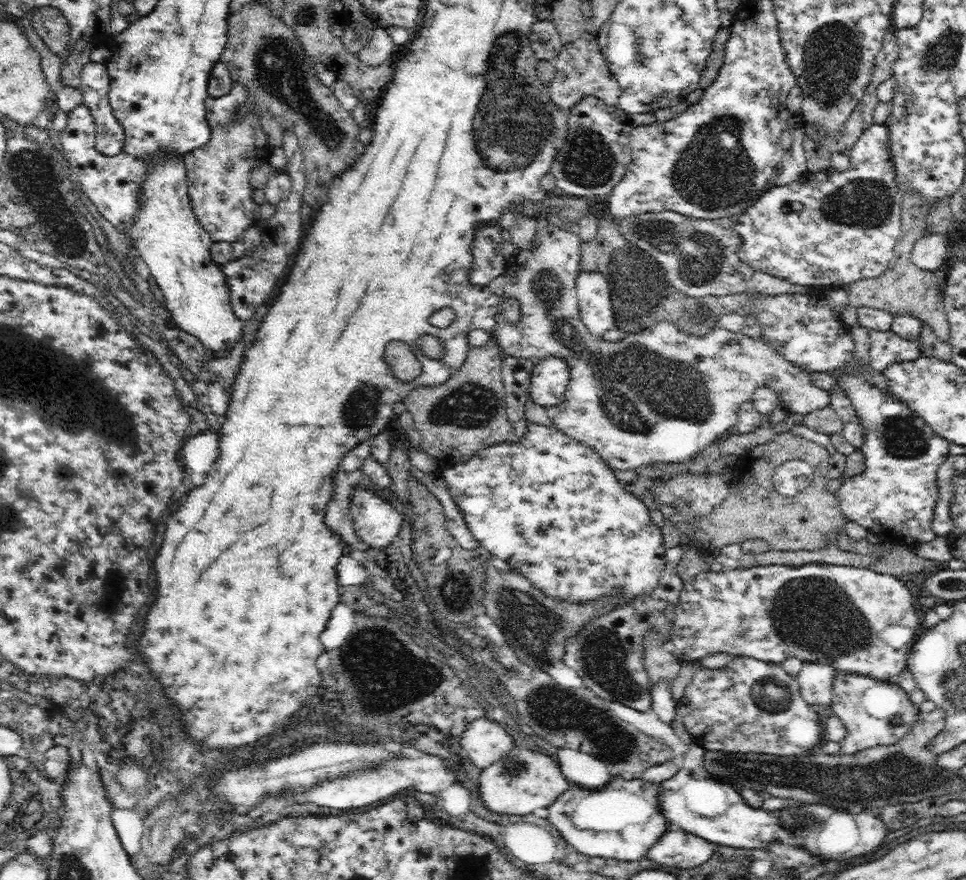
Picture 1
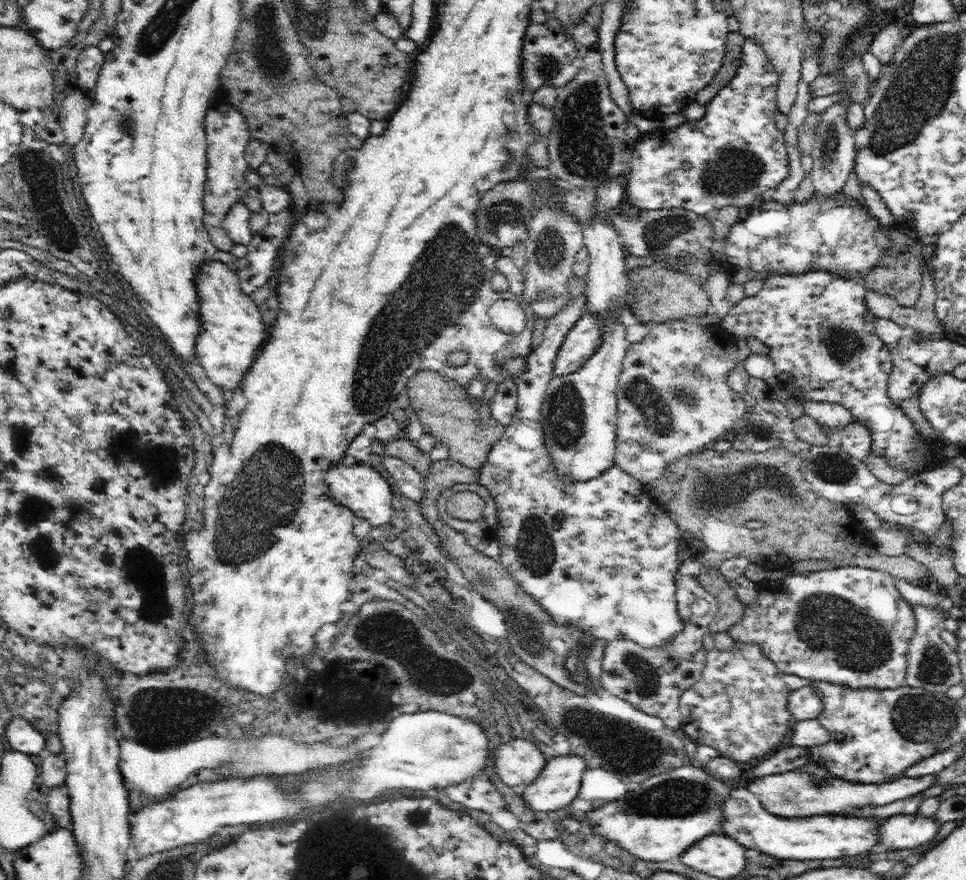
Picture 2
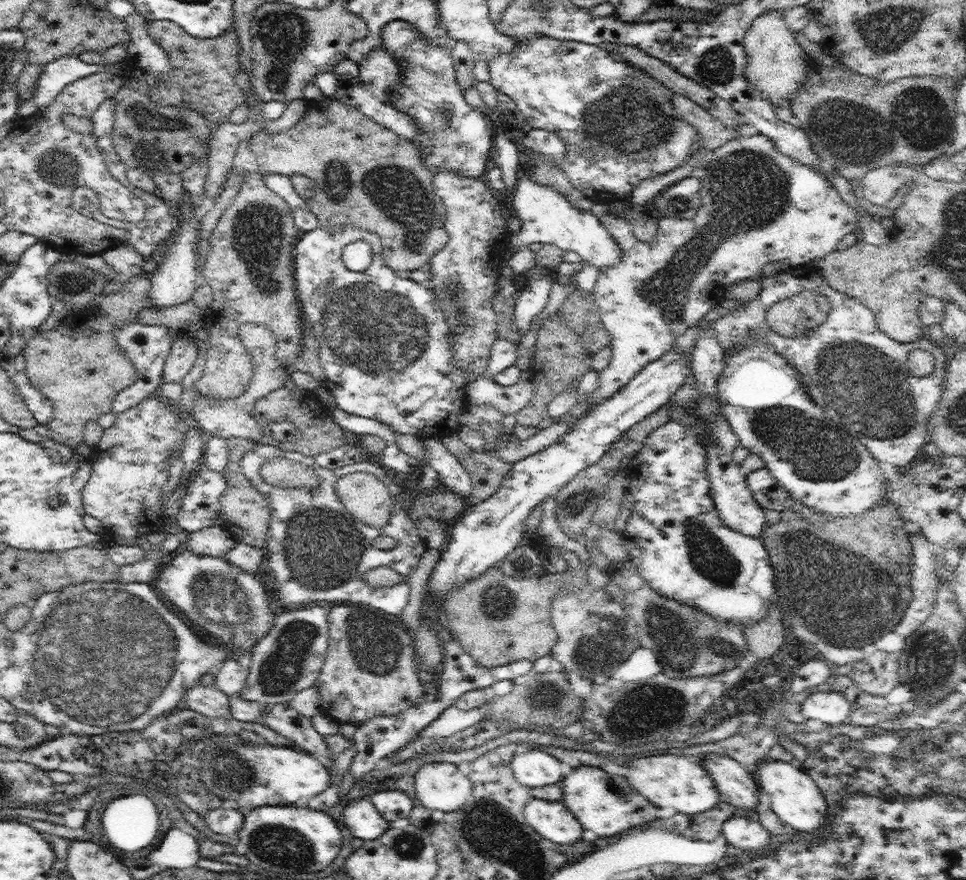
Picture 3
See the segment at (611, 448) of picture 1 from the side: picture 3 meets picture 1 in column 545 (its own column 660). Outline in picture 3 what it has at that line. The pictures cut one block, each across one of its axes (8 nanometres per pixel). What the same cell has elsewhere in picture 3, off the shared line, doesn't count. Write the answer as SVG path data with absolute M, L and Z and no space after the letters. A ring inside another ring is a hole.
M756 133L755 135L739 134L738 137L730 139L726 144L720 146L716 150L709 152L703 163L703 168L706 169L706 175L701 178L701 187L699 190L701 205L698 212L692 219L673 219L670 217L660 216L658 219L657 234L654 243L646 245L640 243L633 232L631 226L624 217L615 214L608 209L608 204L605 203L593 203L591 212L594 216L597 216L604 224L609 236L612 236L614 243L619 247L621 251L621 260L617 264L610 266L609 268L602 268L601 273L598 274L596 286L594 286L594 293L592 294L595 304L599 309L599 314L605 329L611 336L613 352L611 353L611 359L609 366L599 372L599 386L592 392L592 396L588 398L588 408L584 414L580 417L584 417L592 405L596 405L598 401L604 401L612 395L616 395L616 392L620 391L622 387L632 380L633 377L638 375L638 372L647 366L649 362L658 360L661 356L664 356L666 352L675 348L676 338L682 335L684 331L694 327L700 319L711 311L709 302L720 292L722 286L728 287L732 284L738 284L746 279L758 279L762 275L762 268L768 263L774 261L780 261L788 259L791 261L791 267L796 268L802 265L810 265L812 261L825 258L832 252L835 252L841 247L842 239L849 233L857 232L858 230L858 209L848 205L846 201L842 200L842 197L838 194L834 185L828 180L824 174L816 170L810 165L804 165L798 159L786 155L776 147L776 143L770 139L769 136Z

